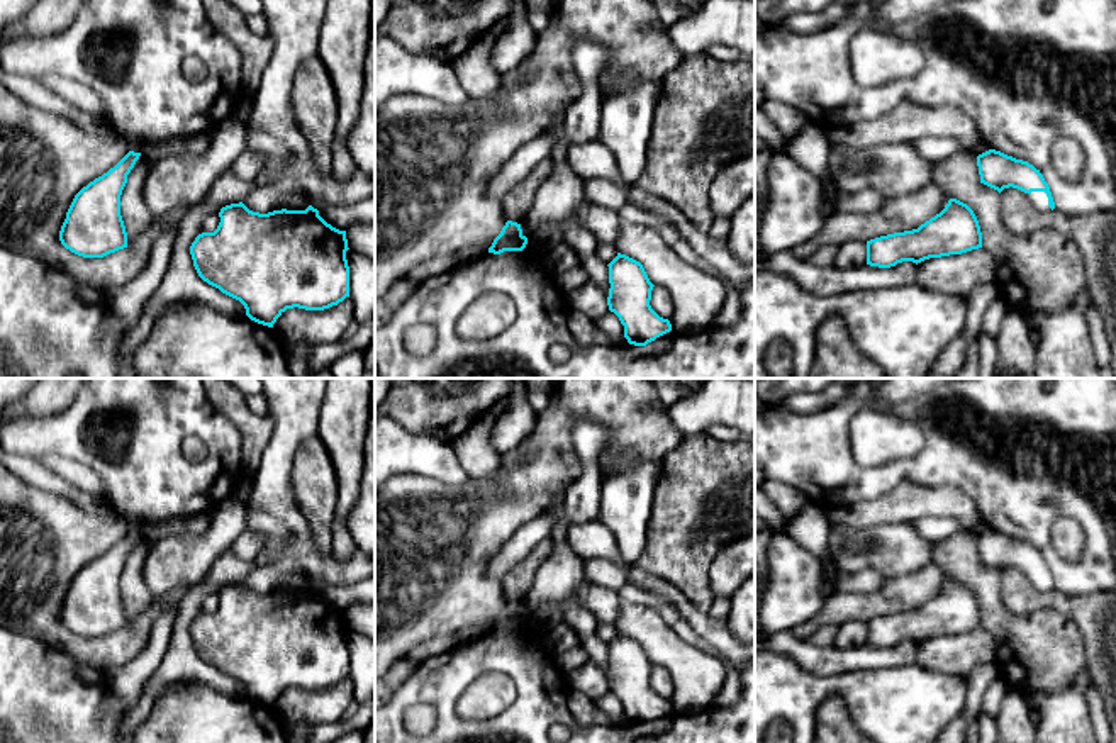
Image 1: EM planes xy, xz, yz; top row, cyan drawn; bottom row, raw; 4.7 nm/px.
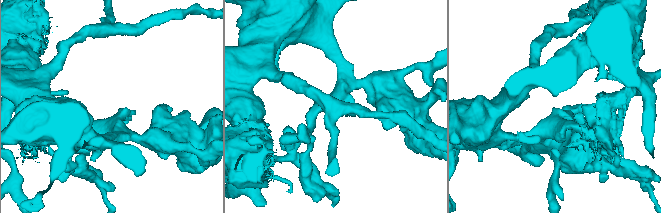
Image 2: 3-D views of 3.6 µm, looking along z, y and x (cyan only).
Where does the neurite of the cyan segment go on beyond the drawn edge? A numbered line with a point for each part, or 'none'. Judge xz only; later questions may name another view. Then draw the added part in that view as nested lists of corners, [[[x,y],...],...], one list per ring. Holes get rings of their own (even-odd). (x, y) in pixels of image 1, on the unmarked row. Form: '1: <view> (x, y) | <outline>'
none

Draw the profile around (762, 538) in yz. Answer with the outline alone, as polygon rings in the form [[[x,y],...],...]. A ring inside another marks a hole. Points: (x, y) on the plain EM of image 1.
[[[768,529],[755,531],[755,626],[756,626],[756,607],[767,582],[768,582],[768,550],[773,533]]]

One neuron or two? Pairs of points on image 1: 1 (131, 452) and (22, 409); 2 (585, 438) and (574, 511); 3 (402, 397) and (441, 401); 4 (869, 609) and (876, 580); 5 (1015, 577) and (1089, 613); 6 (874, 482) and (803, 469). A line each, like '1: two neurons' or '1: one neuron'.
1: two neurons
2: one neuron
3: one neuron
4: two neurons
5: one neuron
6: one neuron

